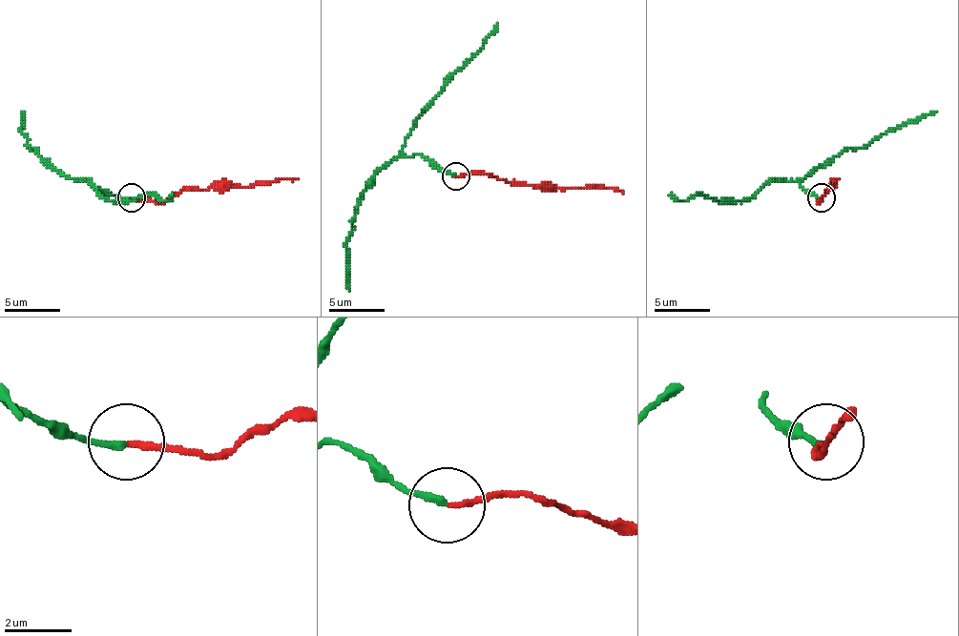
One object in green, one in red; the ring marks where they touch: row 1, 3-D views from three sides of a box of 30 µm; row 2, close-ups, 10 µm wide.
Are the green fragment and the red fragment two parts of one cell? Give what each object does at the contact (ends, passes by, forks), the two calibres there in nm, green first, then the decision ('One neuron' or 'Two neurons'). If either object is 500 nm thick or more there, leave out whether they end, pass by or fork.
At the ring green ends. At the ring red ends. Thickness 200 nm (green) against 160 nm. One neuron

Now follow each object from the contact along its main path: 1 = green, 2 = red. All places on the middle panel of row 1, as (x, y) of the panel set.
1: (455, 176), (413, 154), (391, 159), (374, 176), (358, 204), (346, 243), (349, 291)
2: (455, 176), (491, 174), (509, 182), (617, 188), (622, 194)

